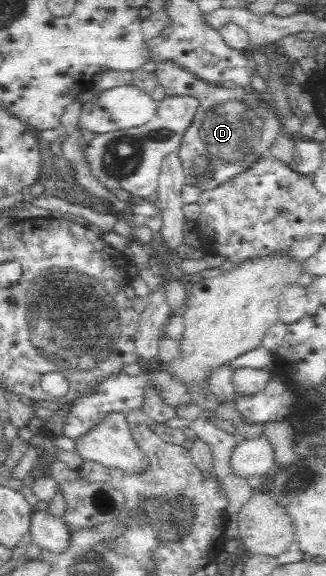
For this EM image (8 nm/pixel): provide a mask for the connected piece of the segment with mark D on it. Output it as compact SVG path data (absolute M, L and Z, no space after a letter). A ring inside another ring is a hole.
M172 62L159 63L153 72L169 99L184 95L194 95L202 102L198 113L195 115L195 121L191 123L187 133L182 138L178 151L184 166L186 184L197 187L202 192L211 190L220 185L220 183L228 181L233 175L248 169L258 155L268 150L268 146L274 141L274 135L278 135L281 132L280 123L276 115L269 110L268 105L258 101L258 99L262 101L265 99L256 95L252 89L245 90L238 87L207 84L198 76Z

